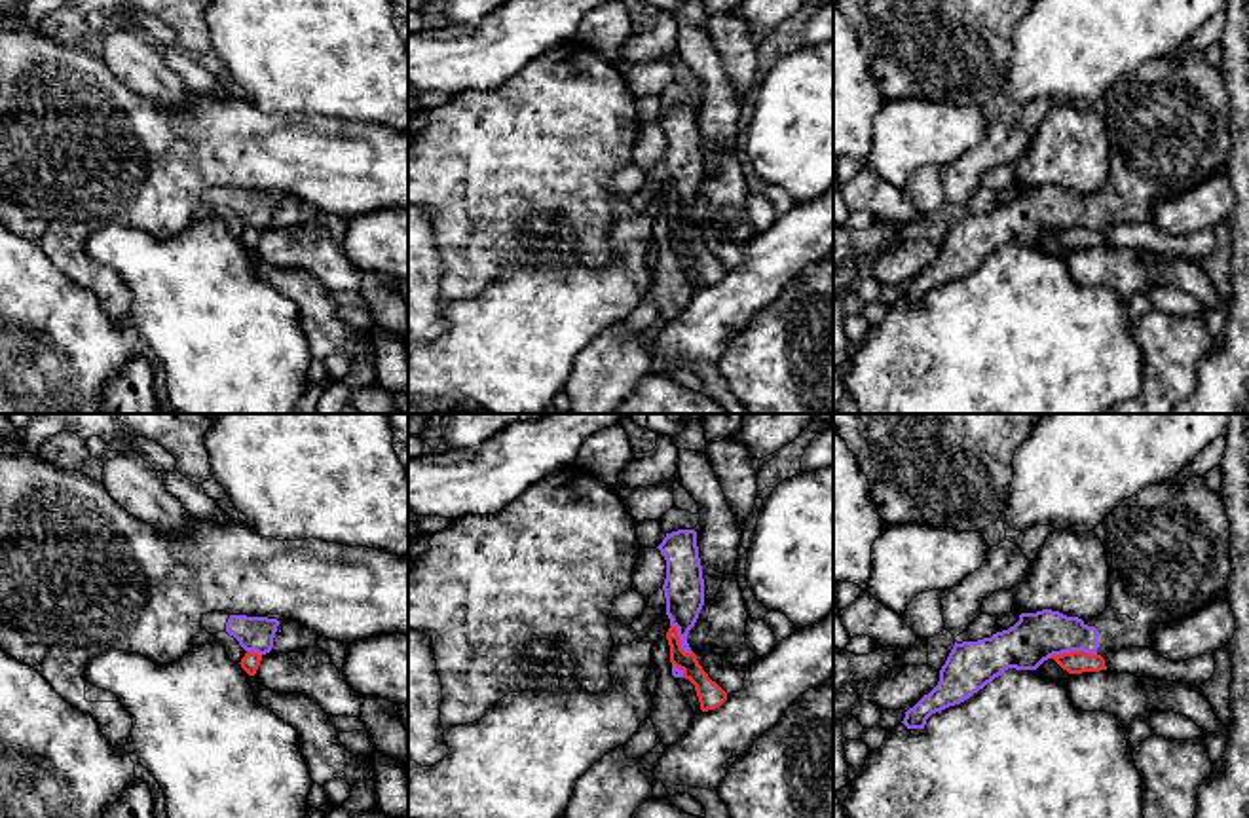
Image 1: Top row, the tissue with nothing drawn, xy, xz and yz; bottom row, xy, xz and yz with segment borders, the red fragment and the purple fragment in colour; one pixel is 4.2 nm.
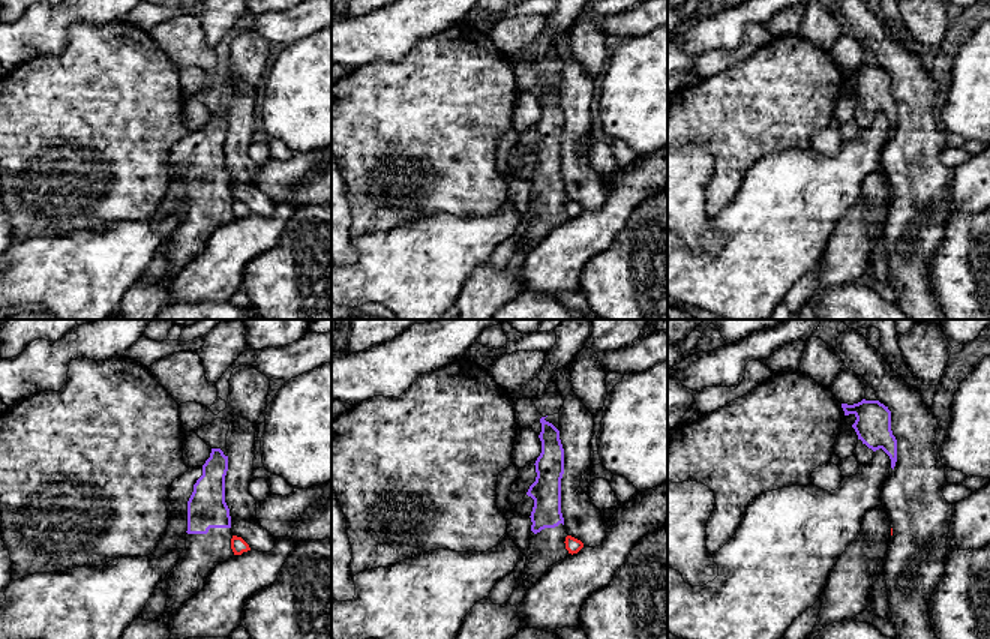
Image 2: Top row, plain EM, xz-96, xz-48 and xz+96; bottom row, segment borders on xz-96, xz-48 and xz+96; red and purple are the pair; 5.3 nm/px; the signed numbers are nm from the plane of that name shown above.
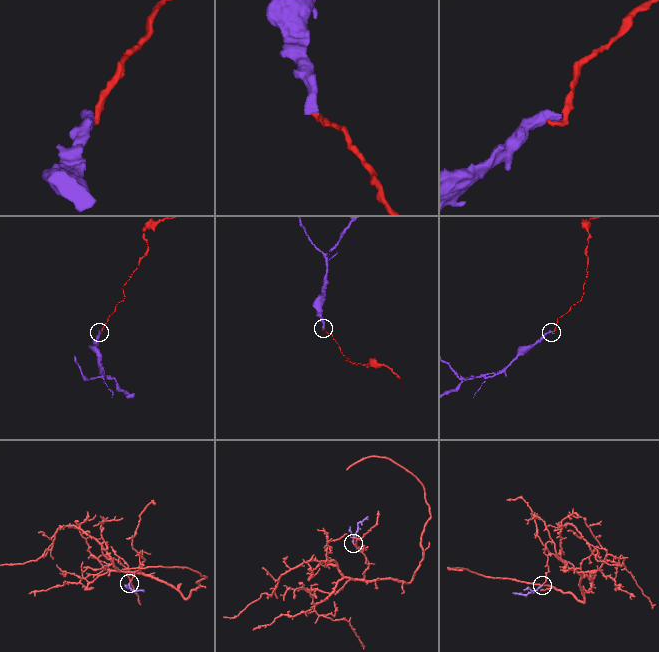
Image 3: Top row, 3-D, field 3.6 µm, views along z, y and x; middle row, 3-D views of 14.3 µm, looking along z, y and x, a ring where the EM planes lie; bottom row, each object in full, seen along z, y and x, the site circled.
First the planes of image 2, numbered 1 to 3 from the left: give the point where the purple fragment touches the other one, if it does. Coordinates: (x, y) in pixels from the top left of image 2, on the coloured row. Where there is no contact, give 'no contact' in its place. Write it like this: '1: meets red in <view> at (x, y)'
1: no contact
2: no contact
3: no contact

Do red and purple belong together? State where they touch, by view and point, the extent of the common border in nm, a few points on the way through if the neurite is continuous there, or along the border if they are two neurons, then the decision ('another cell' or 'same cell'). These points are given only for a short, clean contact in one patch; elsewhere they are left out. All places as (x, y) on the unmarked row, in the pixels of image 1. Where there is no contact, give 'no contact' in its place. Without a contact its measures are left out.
contact yz (1073, 226); length 200 nm; border yz (1096, 228), (1063, 226), (1048, 232); another cell

